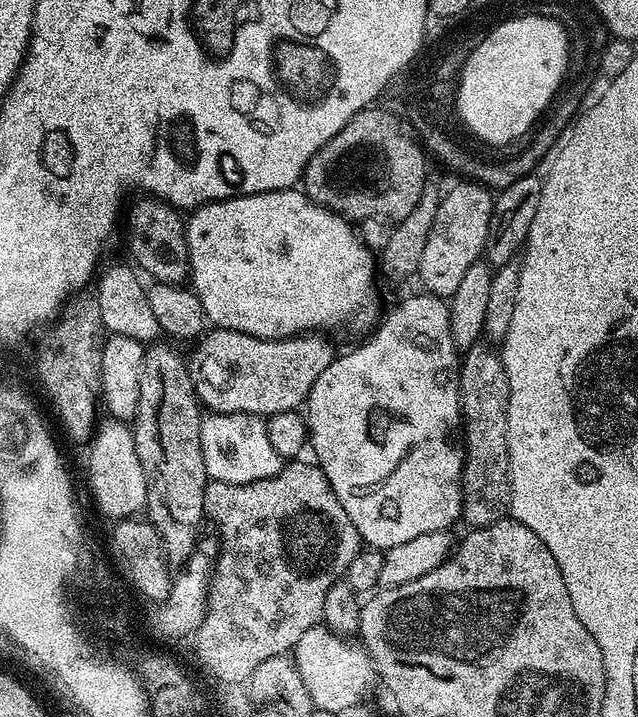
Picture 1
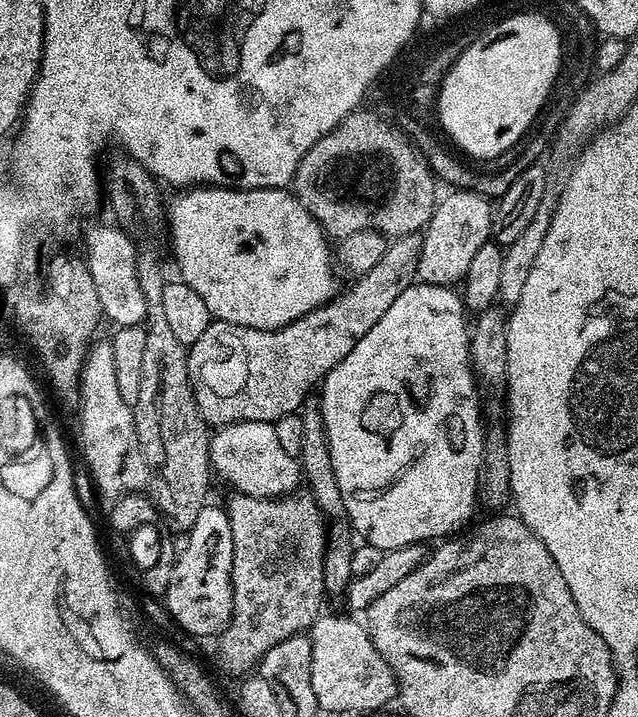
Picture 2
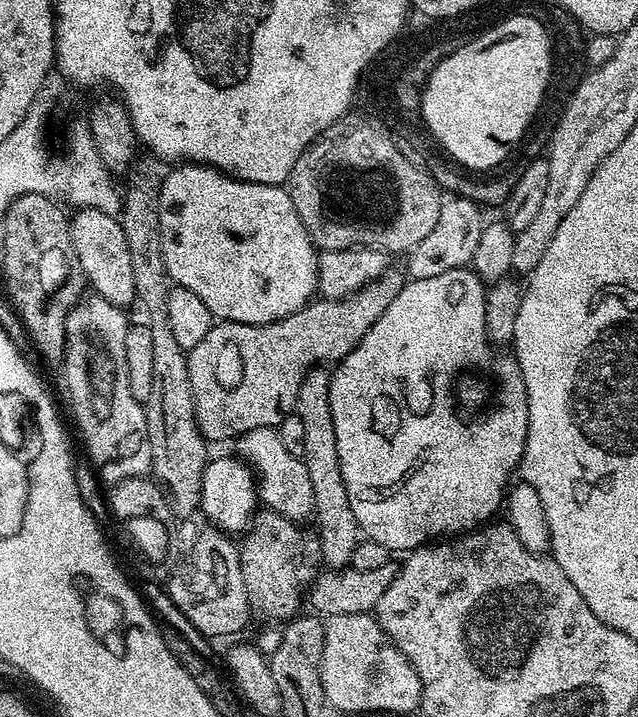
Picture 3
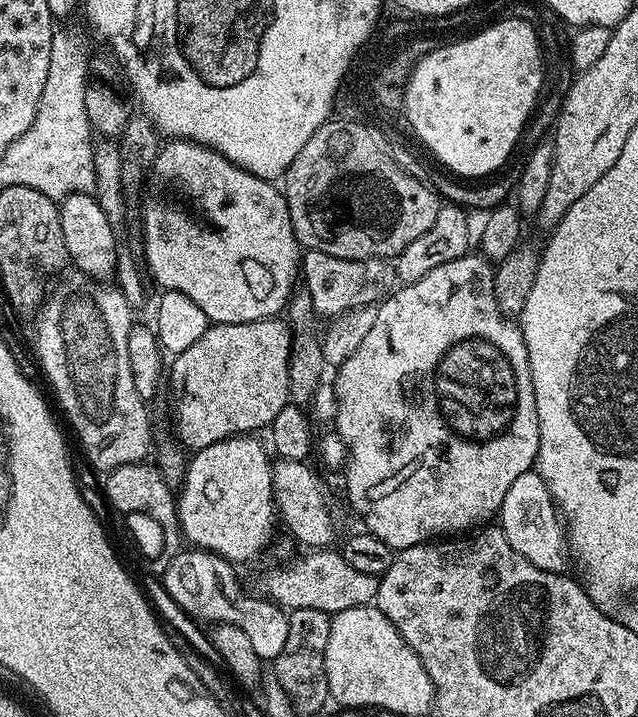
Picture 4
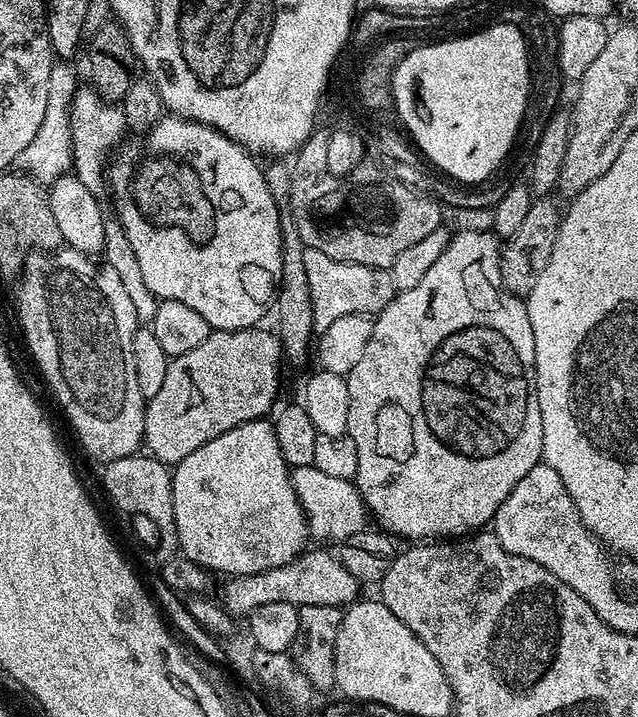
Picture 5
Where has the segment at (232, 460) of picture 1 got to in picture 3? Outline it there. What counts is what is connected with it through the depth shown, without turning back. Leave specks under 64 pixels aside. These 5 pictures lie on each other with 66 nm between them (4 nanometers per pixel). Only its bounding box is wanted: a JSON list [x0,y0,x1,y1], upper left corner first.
[235,428,314,522]

